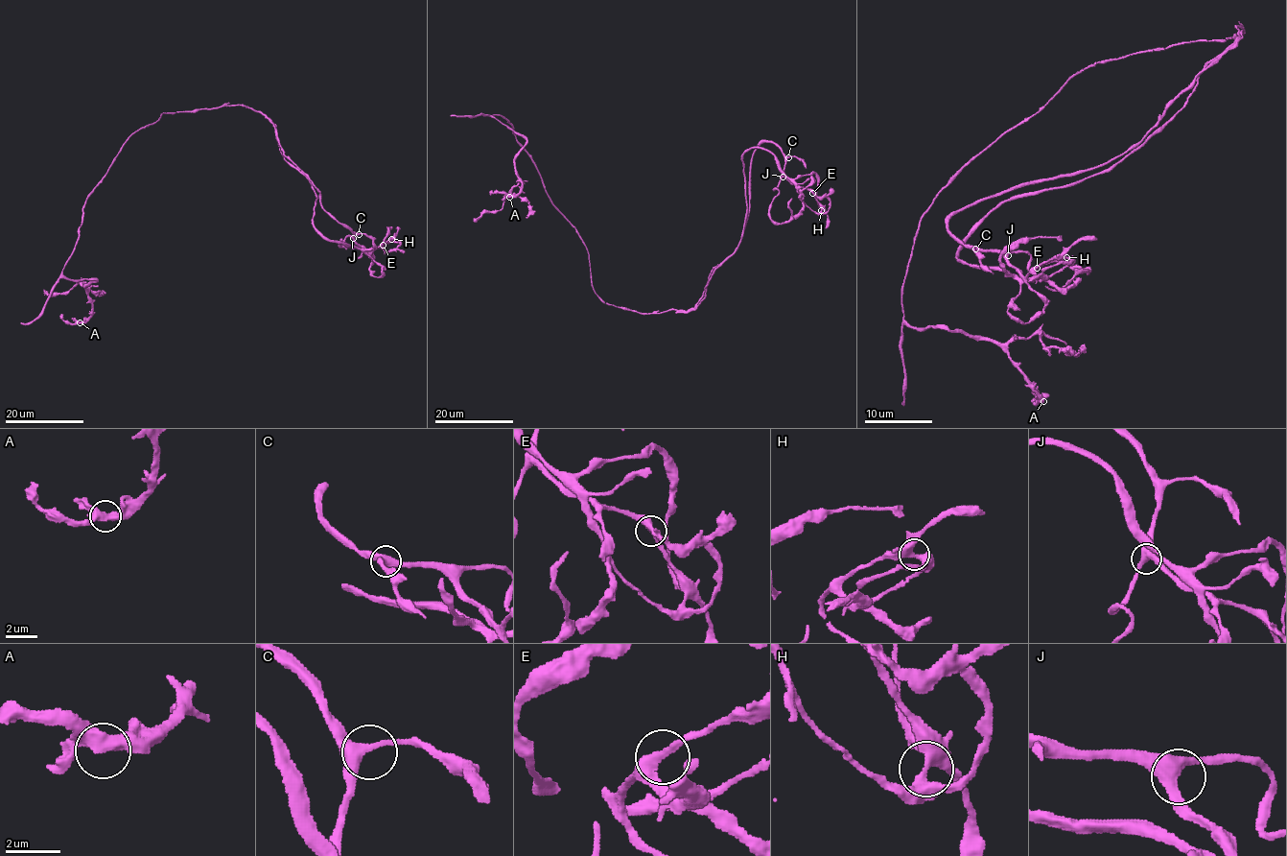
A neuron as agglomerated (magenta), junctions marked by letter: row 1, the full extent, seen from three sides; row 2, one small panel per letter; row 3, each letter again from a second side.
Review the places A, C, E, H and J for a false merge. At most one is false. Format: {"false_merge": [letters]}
{"false_merge": ["H"]}

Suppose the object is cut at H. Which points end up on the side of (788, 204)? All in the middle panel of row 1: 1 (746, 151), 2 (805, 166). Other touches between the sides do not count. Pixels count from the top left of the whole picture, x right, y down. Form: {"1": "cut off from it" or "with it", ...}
{"1": "cut off from it", "2": "with it"}

